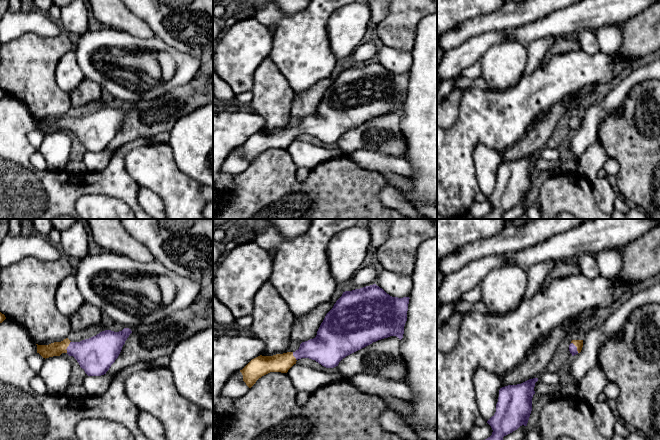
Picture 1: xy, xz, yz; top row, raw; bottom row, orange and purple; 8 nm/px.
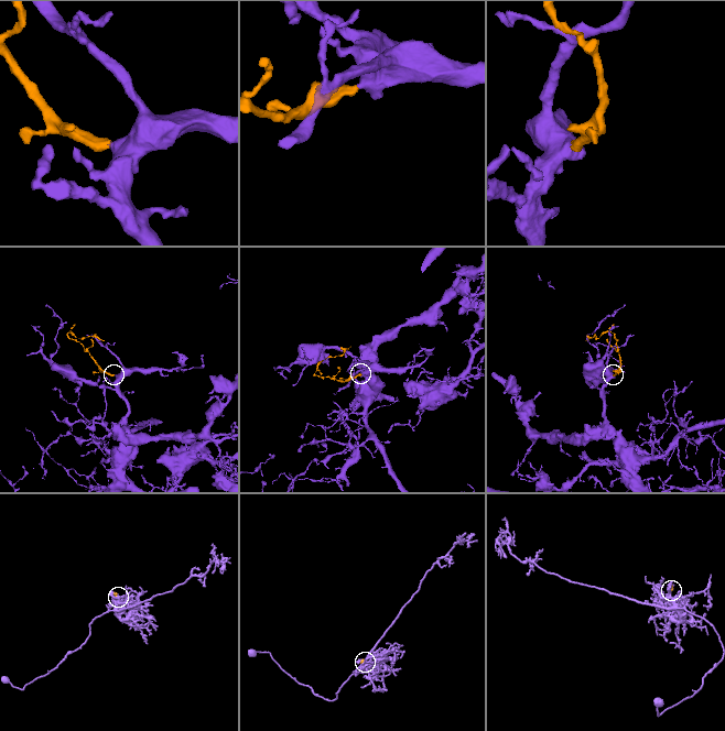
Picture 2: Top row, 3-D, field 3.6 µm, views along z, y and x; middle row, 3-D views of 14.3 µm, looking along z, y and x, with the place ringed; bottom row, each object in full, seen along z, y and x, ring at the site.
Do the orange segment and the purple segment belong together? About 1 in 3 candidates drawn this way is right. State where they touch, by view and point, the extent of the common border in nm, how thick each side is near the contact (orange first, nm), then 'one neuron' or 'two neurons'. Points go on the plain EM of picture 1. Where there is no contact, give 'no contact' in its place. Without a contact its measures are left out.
meets orange in xy at (67, 122); contact 100 nm long; 110 nm thick on the orange side, 300 nm on the other; one neuron

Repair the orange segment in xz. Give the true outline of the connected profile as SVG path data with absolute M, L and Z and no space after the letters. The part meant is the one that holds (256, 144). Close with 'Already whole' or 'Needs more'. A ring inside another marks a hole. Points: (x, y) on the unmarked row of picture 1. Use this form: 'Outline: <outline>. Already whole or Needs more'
Outline: M376 60L343 68L333 84L326 90L315 114L302 118L295 128L258 132L252 135L240 148L243 157L251 164L256 157L270 148L287 149L301 134L315 136L326 144L334 144L346 132L376 118L396 112L403 114L407 97L409 73L392 73Z. Needs more

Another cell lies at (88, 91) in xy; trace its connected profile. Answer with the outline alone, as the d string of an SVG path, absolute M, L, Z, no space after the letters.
M85 78L79 86L70 93L71 106L81 108L89 103L105 97L103 88L96 82Z

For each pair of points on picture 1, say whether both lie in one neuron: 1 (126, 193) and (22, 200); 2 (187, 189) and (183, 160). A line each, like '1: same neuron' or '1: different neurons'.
1: same neuron
2: different neurons

